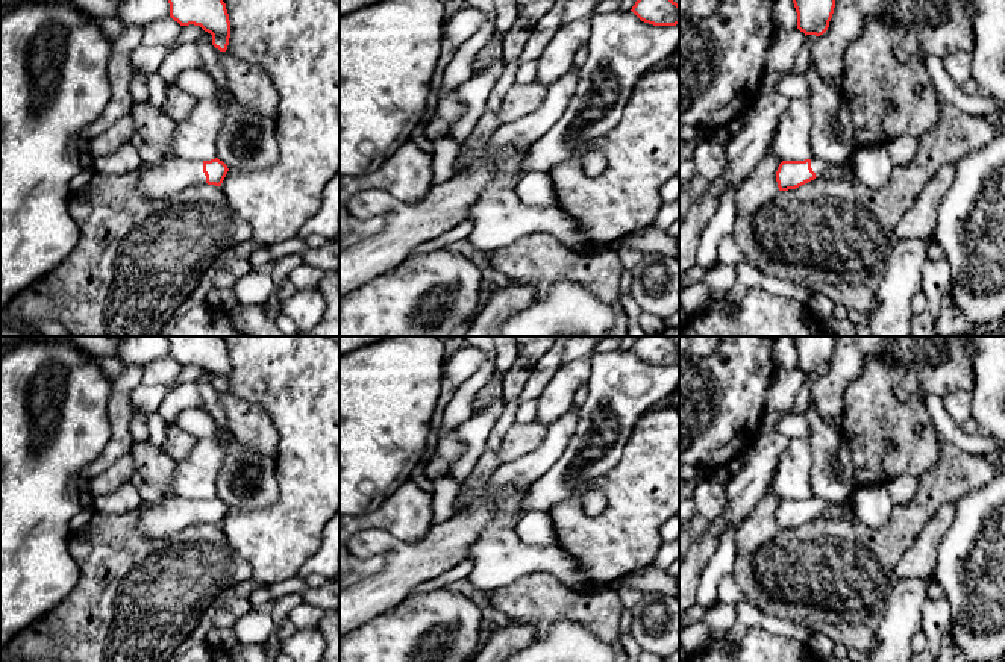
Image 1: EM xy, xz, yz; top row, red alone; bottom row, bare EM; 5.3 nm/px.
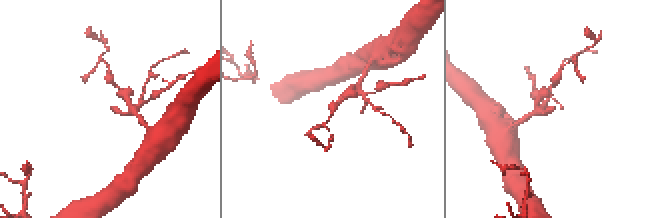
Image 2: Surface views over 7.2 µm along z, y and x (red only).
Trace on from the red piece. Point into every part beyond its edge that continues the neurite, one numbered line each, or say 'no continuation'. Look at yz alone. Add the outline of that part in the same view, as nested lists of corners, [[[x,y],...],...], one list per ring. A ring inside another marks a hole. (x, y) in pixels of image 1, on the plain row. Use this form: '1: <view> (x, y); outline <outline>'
1: yz (817, 505); outline [[[811,498],[811,507],[812,507],[812,511],[816,512],[816,518],[819,518],[823,512],[825,512],[825,509],[829,506],[831,503],[826,503],[826,501],[823,501],[823,500],[820,500],[820,498]]]

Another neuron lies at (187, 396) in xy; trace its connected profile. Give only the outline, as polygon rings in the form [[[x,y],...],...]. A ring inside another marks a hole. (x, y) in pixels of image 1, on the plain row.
[[[205,373],[202,379],[194,382],[186,382],[177,385],[161,403],[158,409],[158,415],[167,423],[173,424],[177,415],[185,409],[200,408],[202,397],[200,397],[200,382],[206,380],[212,383],[212,374]]]

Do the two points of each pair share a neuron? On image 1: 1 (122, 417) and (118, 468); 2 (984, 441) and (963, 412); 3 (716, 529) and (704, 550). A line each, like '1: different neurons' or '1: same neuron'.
1: different neurons
2: different neurons
3: same neuron

